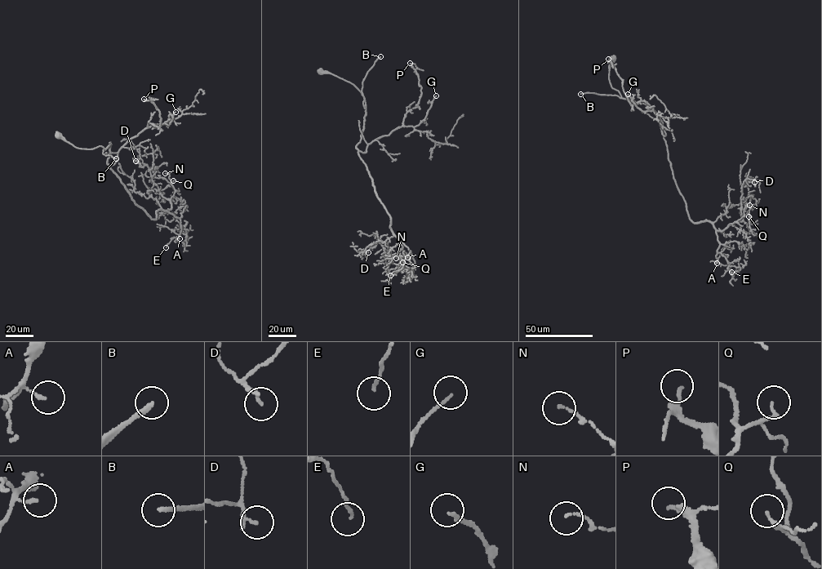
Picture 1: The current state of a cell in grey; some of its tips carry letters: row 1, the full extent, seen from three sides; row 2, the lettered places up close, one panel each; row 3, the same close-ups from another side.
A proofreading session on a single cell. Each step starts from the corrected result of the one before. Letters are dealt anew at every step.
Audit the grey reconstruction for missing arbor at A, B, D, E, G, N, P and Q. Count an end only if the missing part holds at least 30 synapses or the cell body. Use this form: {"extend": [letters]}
{"extend": ["B", "G", "P"]}

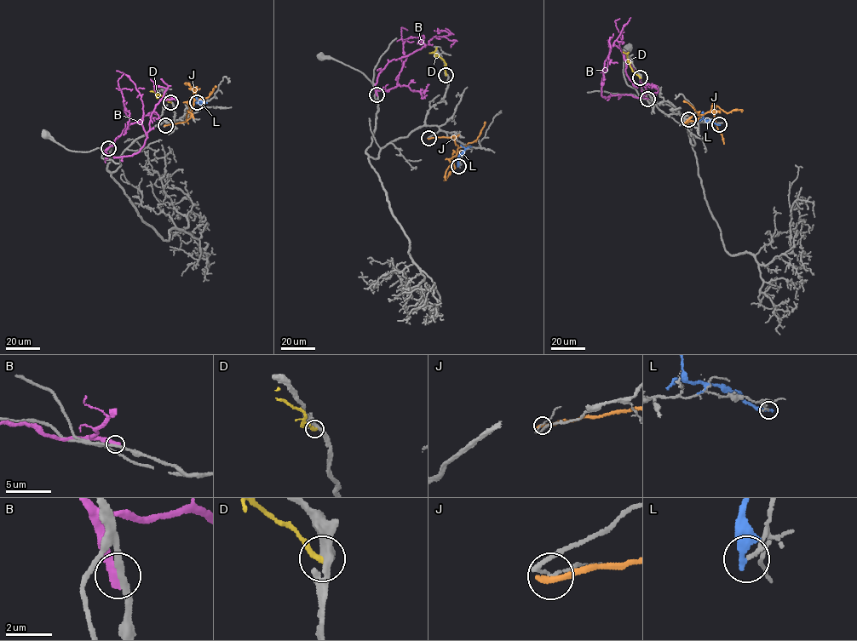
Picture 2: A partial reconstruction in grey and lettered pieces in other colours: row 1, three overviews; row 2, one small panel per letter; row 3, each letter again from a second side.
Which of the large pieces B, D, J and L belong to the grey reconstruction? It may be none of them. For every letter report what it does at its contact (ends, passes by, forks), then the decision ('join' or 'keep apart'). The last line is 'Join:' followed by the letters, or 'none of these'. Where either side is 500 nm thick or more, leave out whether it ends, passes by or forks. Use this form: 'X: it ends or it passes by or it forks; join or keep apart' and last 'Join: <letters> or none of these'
B: it ends; keep apart
D: it ends; keep apart
J: it ends; keep apart
L: it ends; keep apart
Join: none of these

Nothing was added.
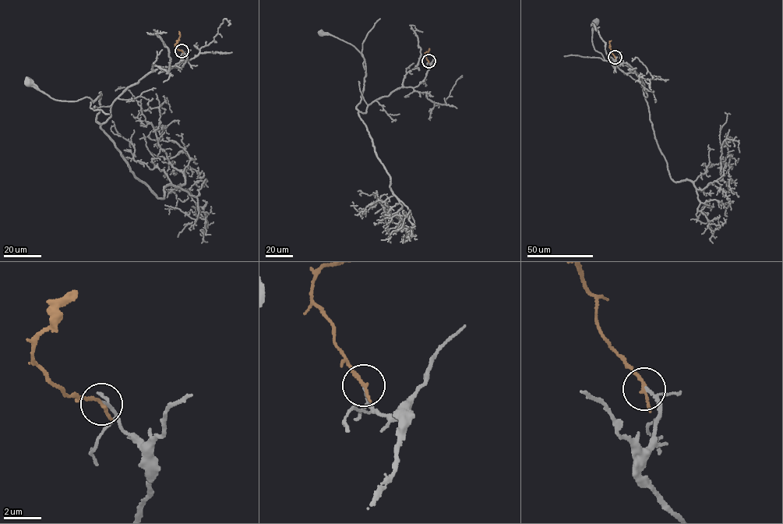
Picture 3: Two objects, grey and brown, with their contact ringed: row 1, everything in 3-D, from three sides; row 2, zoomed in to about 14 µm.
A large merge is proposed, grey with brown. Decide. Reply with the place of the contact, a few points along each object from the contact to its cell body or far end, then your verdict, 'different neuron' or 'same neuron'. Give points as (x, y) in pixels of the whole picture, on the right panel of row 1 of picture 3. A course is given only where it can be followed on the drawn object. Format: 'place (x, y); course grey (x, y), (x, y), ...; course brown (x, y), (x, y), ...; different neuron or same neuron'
place (615, 57); course grey (615, 57), (620, 70), (635, 70), (640, 76), (647, 96), (629, 67), (604, 60), (595, 51), (595, 22); course brown (615, 57), (609, 43), (611, 40); same neuron

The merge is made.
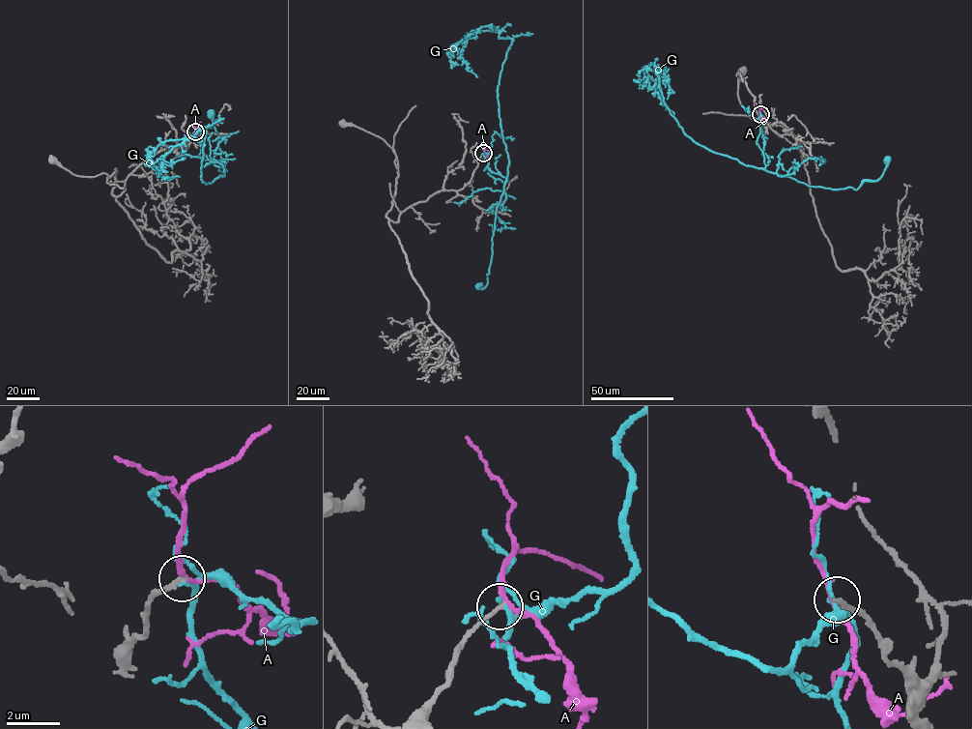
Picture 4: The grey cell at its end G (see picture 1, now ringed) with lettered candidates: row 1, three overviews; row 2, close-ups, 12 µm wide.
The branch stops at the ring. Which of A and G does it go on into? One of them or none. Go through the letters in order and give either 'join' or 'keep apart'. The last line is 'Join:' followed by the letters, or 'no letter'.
A: join
G: keep apart
Join: A

